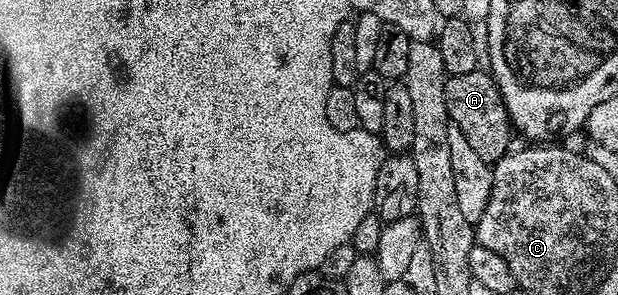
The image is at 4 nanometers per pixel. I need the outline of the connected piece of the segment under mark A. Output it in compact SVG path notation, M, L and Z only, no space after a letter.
M477 68L474 72L448 74L444 79L444 91L451 125L456 126L462 136L466 136L474 153L490 164L495 164L502 155L509 153L513 145L514 127L508 118L496 79L491 73Z

